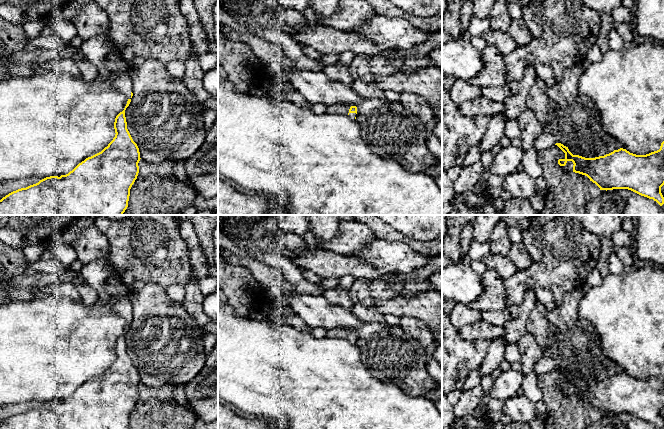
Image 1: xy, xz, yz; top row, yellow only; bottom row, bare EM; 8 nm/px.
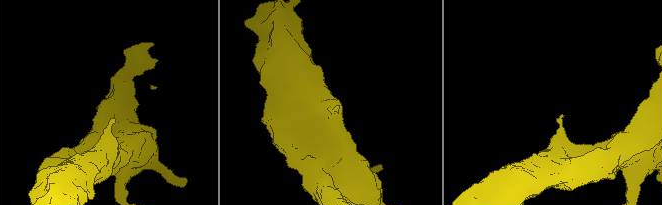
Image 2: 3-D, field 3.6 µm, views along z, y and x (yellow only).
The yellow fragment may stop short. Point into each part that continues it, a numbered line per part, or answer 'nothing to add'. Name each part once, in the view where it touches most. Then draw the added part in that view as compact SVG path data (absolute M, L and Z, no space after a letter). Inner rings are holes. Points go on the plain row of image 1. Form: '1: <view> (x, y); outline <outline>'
1: xz (340, 333); outline M335 328L333 330L327 330L327 337L348 340L350 343L355 344L356 337L350 337L349 333L350 330L348 329Z

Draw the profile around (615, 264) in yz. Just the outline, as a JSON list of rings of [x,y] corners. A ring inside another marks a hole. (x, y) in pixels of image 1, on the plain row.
[[[615,252],[609,256],[608,262],[610,274],[618,274],[623,272],[623,263],[620,258],[615,254]]]

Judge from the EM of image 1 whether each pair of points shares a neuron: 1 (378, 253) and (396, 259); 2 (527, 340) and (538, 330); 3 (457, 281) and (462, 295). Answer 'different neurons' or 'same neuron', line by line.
1: same neuron
2: different neurons
3: same neuron

